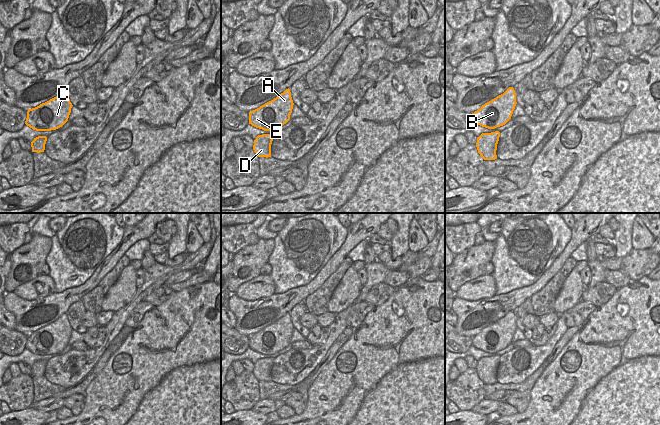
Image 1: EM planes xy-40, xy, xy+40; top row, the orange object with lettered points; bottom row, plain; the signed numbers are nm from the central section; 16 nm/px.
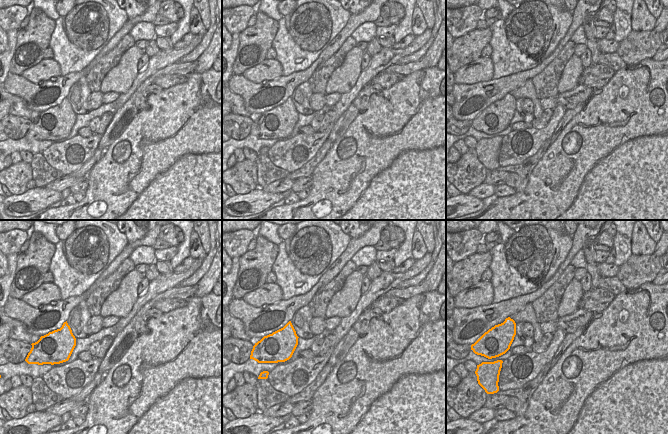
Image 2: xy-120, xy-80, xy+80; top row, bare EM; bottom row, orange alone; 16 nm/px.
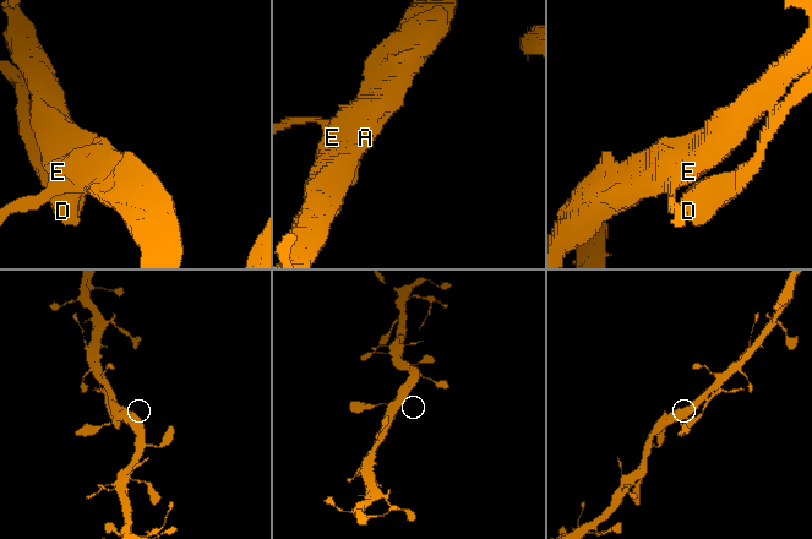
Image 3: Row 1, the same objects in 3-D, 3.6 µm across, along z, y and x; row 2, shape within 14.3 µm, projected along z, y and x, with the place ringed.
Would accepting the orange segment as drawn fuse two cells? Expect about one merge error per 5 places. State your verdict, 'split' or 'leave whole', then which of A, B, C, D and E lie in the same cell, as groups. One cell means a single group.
leave whole; A B C D E

